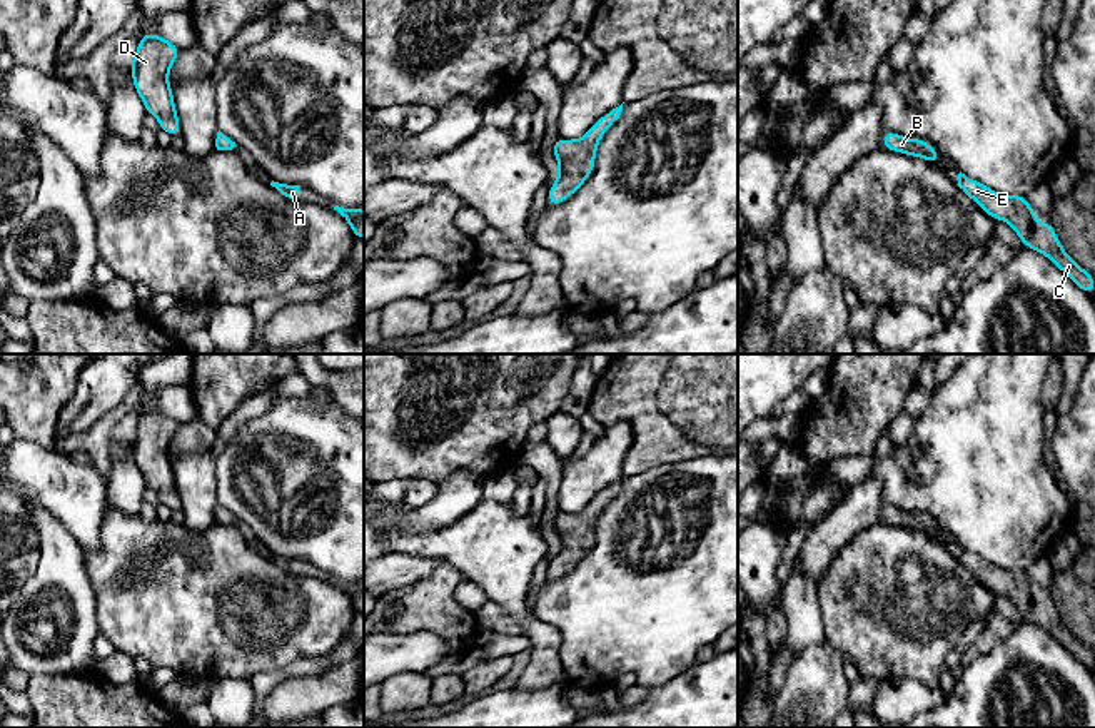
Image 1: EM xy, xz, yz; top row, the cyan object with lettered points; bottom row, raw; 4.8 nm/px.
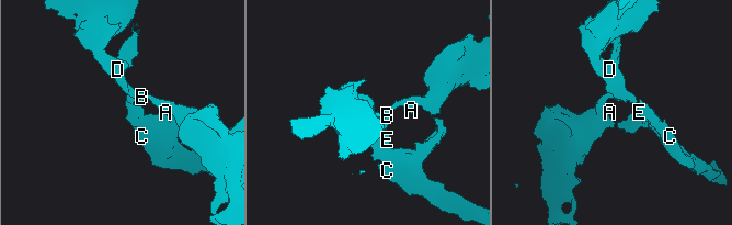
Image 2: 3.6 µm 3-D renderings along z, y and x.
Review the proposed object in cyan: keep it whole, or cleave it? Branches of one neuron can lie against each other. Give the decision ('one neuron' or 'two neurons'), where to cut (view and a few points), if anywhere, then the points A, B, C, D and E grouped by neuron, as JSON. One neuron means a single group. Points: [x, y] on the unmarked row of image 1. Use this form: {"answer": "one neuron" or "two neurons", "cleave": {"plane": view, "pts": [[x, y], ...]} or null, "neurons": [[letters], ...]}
{"answer": "one neuron", "cleave": null, "neurons": [["A", "B", "C", "D", "E"]]}

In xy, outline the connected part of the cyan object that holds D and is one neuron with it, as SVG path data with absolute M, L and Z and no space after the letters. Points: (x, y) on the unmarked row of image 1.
M152 406L139 412L137 427L130 437L135 464L147 486L155 489L160 503L172 511L180 509L180 496L167 451L179 427L177 419Z

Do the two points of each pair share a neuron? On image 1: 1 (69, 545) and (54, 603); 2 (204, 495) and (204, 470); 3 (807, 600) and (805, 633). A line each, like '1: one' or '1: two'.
1: one
2: one
3: one

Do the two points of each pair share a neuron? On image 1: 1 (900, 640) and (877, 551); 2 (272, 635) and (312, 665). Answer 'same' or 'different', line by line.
1: same
2: different

